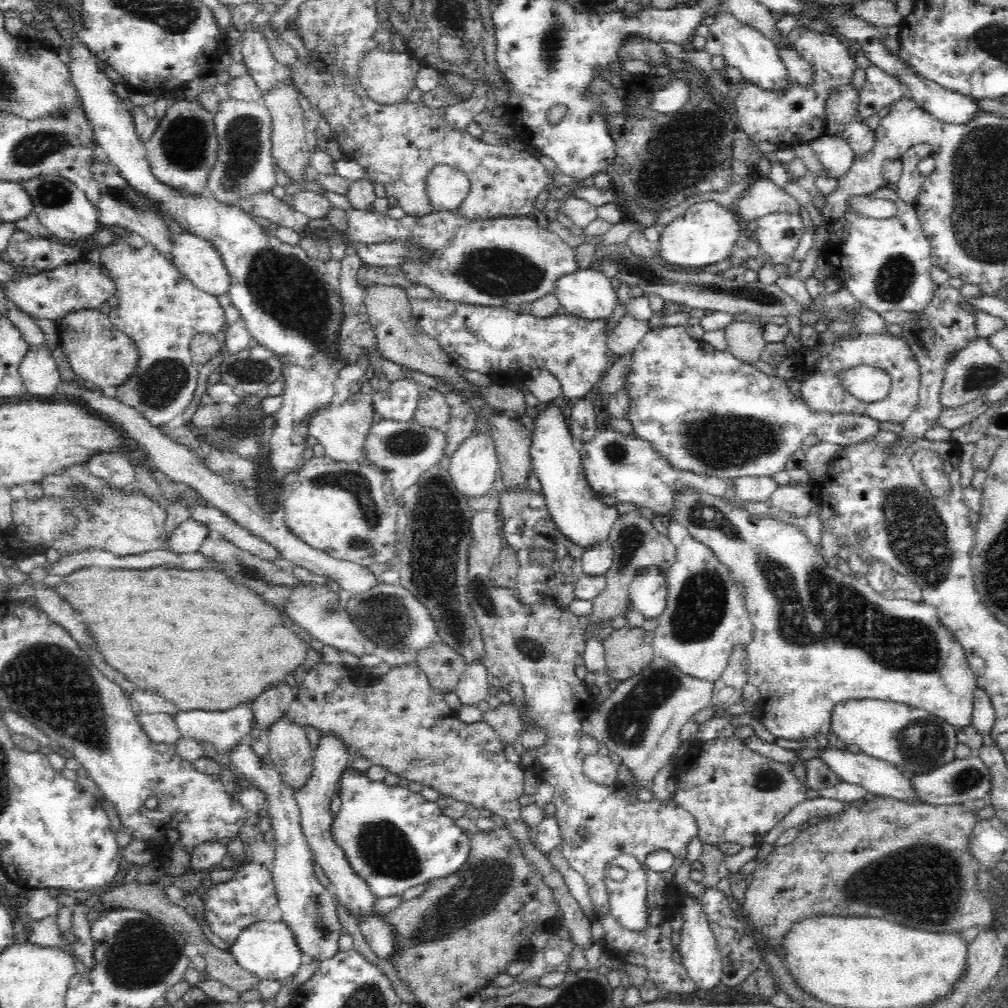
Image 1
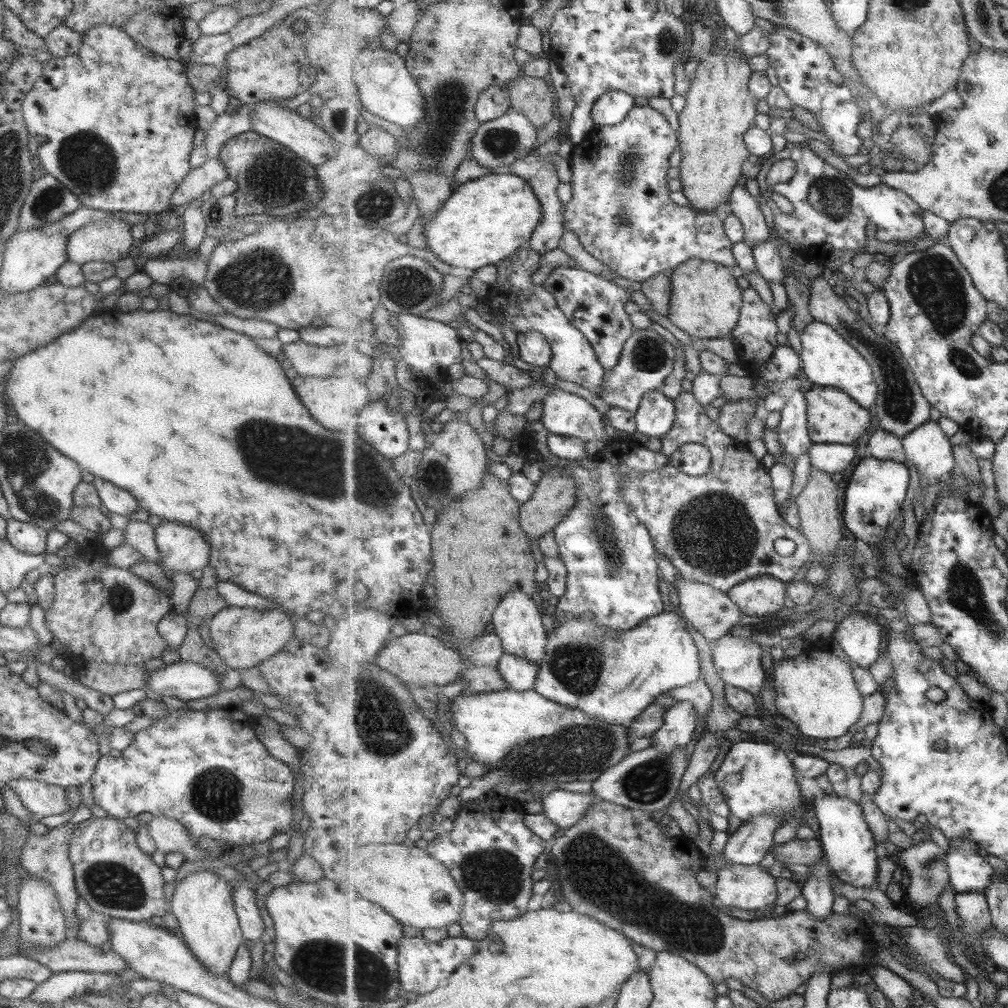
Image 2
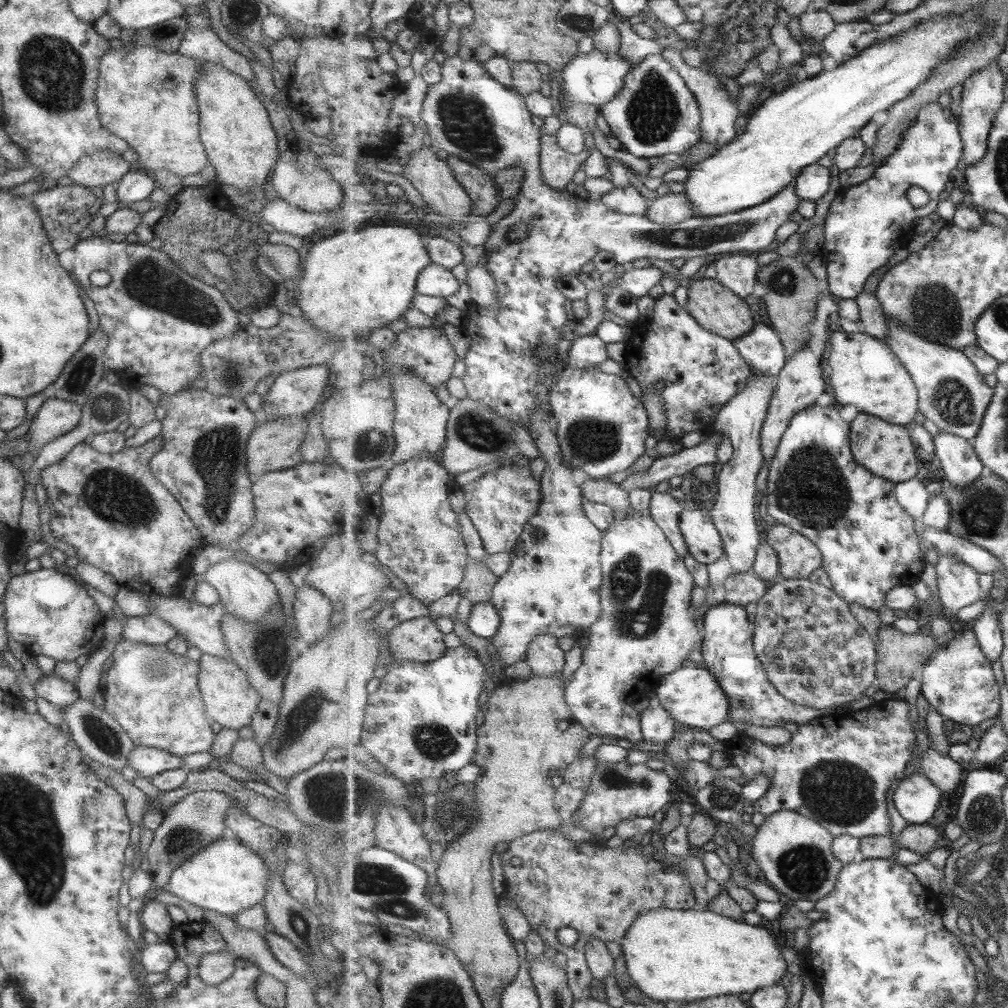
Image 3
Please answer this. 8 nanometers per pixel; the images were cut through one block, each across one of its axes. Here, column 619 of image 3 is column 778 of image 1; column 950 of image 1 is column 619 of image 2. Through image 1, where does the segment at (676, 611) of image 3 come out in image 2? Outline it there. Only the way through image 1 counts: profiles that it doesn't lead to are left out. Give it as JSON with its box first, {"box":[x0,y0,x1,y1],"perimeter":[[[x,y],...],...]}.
{"box":[535,612,703,726],"perimeter":[[[665,612],[646,619],[641,625],[627,633],[607,631],[595,625],[593,620],[573,619],[558,624],[549,634],[547,657],[540,666],[535,690],[563,706],[582,710],[593,719],[601,719],[608,725],[631,726],[644,713],[644,710],[661,698],[659,696],[673,688],[687,686],[703,678],[696,640],[691,627],[683,616],[675,612]]]}

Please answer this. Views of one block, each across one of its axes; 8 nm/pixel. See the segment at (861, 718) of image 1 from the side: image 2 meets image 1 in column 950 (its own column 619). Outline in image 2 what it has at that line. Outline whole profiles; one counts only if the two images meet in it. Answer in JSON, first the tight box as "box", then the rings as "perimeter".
{"box":[450,689,633,803],"perimeter":[[[507,689],[479,694],[461,693],[451,701],[450,712],[453,717],[453,729],[461,733],[468,743],[465,748],[470,754],[468,761],[483,762],[487,767],[487,772],[483,776],[472,779],[470,785],[463,789],[460,794],[463,803],[483,799],[503,783],[509,785],[525,782],[529,787],[535,784],[540,787],[549,782],[593,782],[631,752],[627,748],[633,741],[630,740],[629,728],[608,725],[601,719],[593,719],[582,710],[563,706],[541,696],[535,689],[525,692]]]}

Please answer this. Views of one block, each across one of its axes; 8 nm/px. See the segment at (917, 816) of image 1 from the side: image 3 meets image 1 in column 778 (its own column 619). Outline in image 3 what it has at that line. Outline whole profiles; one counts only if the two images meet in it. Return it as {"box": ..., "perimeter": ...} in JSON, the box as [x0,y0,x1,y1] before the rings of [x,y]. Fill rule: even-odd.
{"box":[501,829,697,1001],"perimeter":[[[545,829],[540,831],[532,832],[531,834],[522,836],[517,840],[514,840],[509,844],[507,851],[501,854],[502,865],[504,868],[505,874],[505,882],[506,882],[506,891],[504,892],[501,898],[506,897],[516,908],[518,908],[524,915],[525,918],[528,918],[530,922],[531,928],[540,935],[540,938],[544,941],[546,946],[554,948],[556,952],[561,952],[561,954],[566,955],[566,973],[568,974],[568,985],[572,990],[576,1001],[582,1001],[585,999],[591,999],[591,980],[593,980],[593,975],[591,969],[588,965],[588,958],[586,957],[586,948],[587,945],[594,940],[594,938],[598,938],[603,942],[616,941],[620,942],[624,938],[624,936],[628,933],[629,928],[633,922],[636,921],[636,918],[640,916],[640,914],[649,912],[650,910],[655,909],[677,909],[677,910],[689,910],[697,907],[696,894],[694,893],[692,884],[689,882],[689,879],[685,874],[683,874],[683,870],[681,868],[674,865],[674,861],[671,862],[662,862],[657,861],[652,858],[647,858],[639,847],[634,843],[629,847],[625,847],[624,845],[620,845],[619,847],[607,847],[600,840],[588,840],[582,842],[575,842],[573,840],[569,840],[561,834],[561,831],[556,831],[555,829]],[[512,858],[520,858],[521,866],[515,866],[512,862]],[[562,926],[568,926],[574,928],[579,933],[579,939],[577,943],[572,947],[567,947],[557,939],[557,932],[559,932],[559,928]]]}

